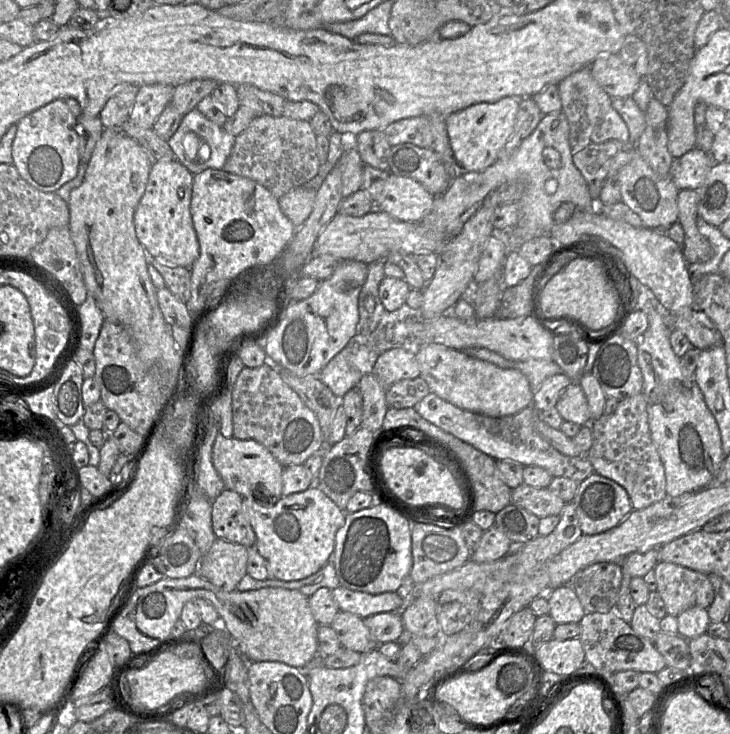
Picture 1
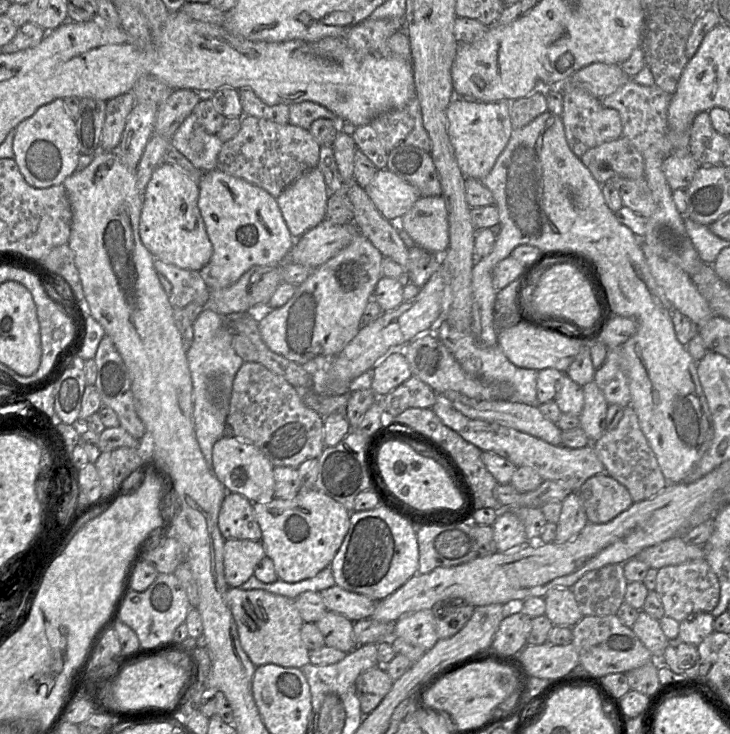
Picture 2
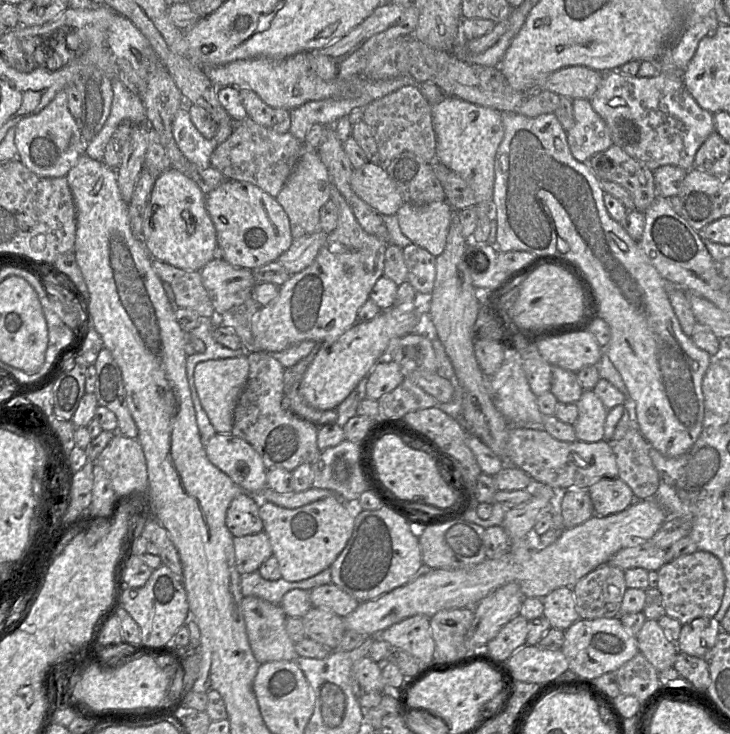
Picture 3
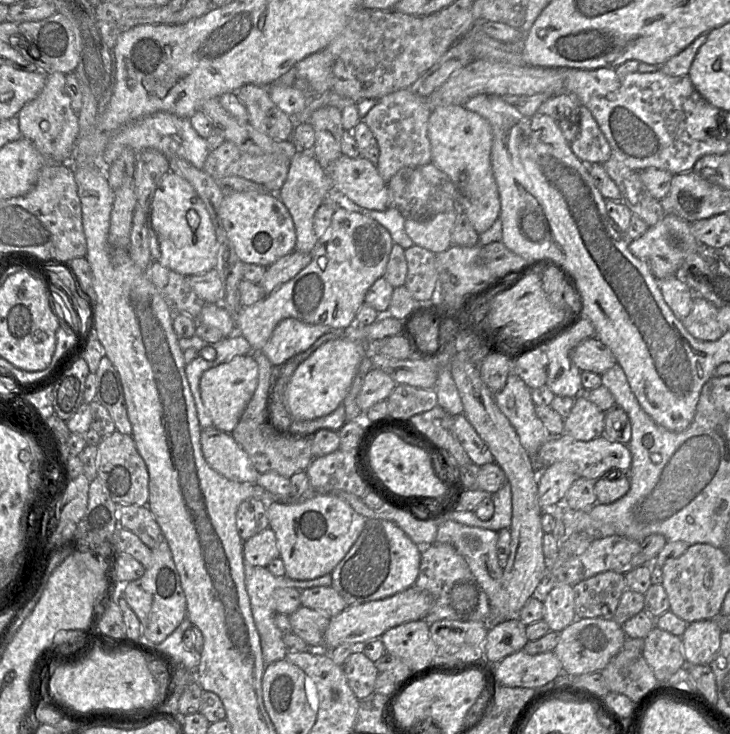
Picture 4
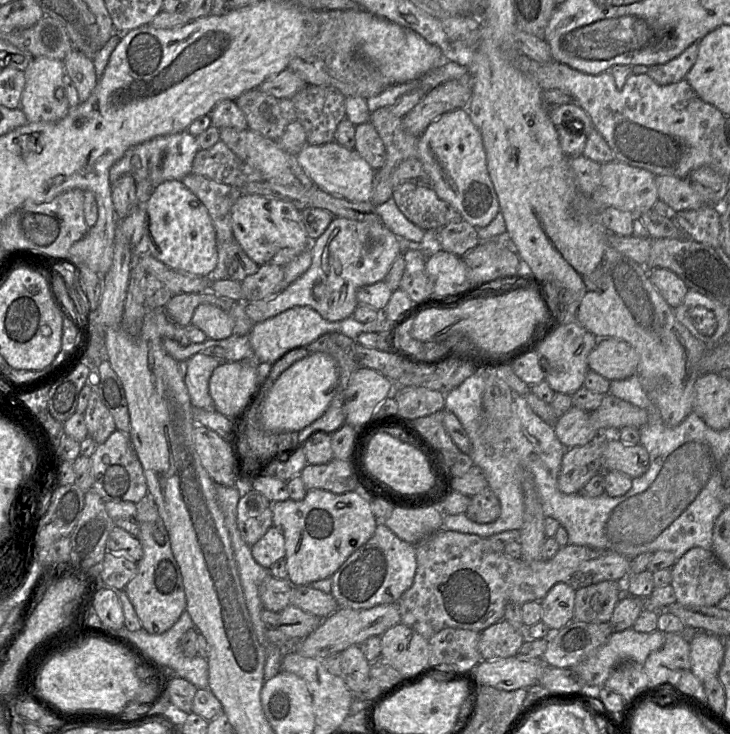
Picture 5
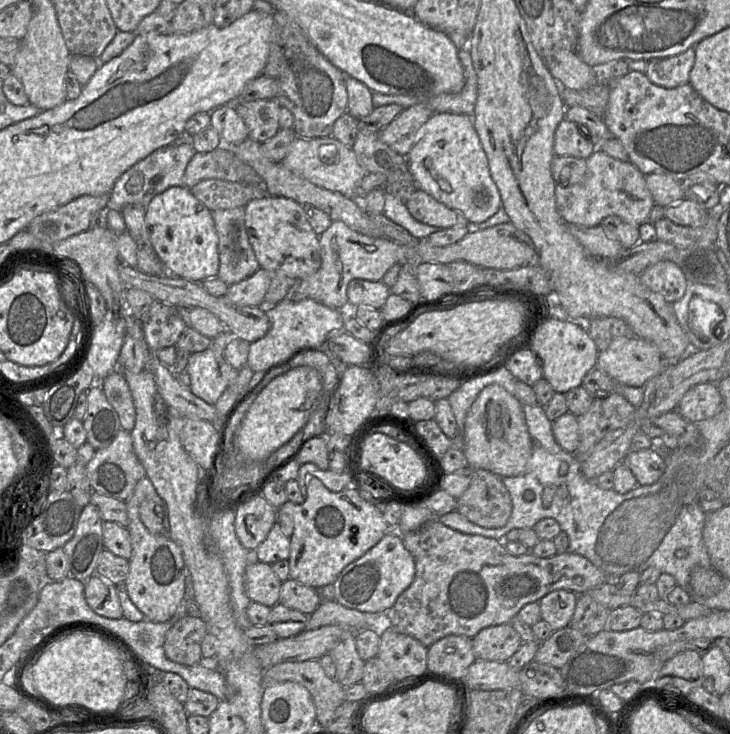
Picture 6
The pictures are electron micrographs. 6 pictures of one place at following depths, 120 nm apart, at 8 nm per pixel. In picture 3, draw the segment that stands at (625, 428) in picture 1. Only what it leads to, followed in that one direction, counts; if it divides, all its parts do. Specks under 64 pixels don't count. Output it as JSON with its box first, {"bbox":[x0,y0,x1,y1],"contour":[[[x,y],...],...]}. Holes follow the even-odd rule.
{"bbox":[608,426,659,500],"contour":[[[631,426],[622,439],[608,442],[616,457],[618,478],[631,488],[636,500],[652,498],[659,475],[649,455],[650,444],[638,427]]]}

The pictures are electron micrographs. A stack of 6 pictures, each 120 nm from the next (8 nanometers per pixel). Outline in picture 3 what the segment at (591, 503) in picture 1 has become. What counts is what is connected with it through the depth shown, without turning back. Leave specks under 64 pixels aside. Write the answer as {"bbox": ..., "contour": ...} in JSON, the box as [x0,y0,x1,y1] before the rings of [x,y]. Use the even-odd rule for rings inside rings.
{"bbox":[587,478,635,516],"contour":[[[602,478],[587,489],[598,516],[609,516],[627,509],[635,496],[631,488],[620,478]]]}

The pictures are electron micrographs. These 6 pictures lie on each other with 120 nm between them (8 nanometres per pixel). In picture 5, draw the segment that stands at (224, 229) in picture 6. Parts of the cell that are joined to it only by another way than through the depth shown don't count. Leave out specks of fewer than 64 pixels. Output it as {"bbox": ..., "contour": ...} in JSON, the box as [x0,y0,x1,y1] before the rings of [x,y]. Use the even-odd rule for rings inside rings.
{"bbox":[212,239,259,282],"contour":[[[235,239],[218,242],[217,252],[218,263],[212,278],[242,282],[247,276],[256,273],[259,268]]]}

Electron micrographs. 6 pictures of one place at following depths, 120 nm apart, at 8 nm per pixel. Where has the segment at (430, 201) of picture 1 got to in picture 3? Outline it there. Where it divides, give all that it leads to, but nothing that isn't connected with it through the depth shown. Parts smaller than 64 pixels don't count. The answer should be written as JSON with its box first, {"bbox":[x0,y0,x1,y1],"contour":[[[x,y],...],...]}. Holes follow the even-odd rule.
{"bbox":[351,162,403,216],"contour":[[[367,162],[354,169],[351,187],[356,195],[381,216],[395,215],[403,205],[403,199],[382,164]]]}

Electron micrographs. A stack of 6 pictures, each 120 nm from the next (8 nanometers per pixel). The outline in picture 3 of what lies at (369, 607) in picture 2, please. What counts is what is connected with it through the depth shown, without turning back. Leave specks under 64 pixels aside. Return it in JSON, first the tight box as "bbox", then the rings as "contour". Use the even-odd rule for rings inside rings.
{"bbox":[310,583,360,618],"contour":[[[333,583],[312,589],[310,599],[313,607],[329,609],[341,618],[352,613],[360,604],[360,601]]]}

